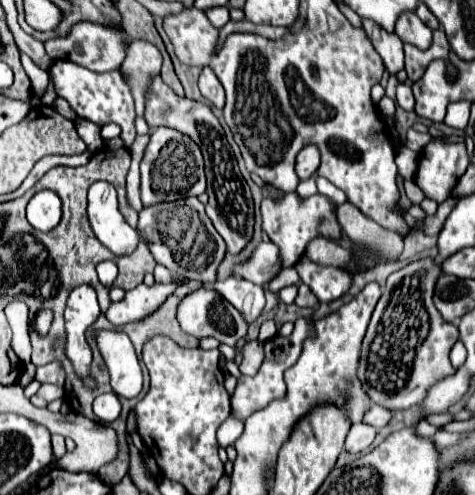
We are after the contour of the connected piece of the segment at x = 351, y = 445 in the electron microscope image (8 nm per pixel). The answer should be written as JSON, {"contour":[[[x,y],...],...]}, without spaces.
{"contour":[[[363,422],[353,424],[349,434],[347,434],[345,448],[347,448],[347,452],[355,452],[355,454],[363,452],[363,450],[367,450],[373,444],[375,436],[377,436],[377,430],[371,428],[369,424],[363,424]]]}

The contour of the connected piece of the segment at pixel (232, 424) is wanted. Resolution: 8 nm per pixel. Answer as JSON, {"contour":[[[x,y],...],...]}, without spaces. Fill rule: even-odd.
{"contour":[[[229,414],[227,420],[225,420],[225,422],[219,426],[219,430],[217,430],[217,440],[219,440],[219,444],[221,444],[223,448],[231,446],[231,444],[243,434],[243,426],[245,426],[243,420],[239,420],[237,416]]]}

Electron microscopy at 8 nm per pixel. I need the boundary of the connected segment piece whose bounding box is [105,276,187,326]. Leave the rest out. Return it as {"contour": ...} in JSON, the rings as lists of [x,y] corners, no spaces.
{"contour":[[[179,276],[179,280],[173,284],[157,284],[157,282],[153,286],[139,284],[137,288],[129,290],[121,302],[111,304],[105,316],[113,326],[125,326],[131,322],[139,322],[151,316],[155,310],[159,310],[159,304],[163,304],[163,300],[167,300],[185,282],[187,280]]]}

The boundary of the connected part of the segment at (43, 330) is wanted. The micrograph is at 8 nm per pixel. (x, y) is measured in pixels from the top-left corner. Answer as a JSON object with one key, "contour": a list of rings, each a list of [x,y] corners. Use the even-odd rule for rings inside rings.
{"contour":[[[41,310],[41,312],[37,314],[37,318],[33,320],[33,328],[35,328],[35,332],[39,332],[39,334],[47,334],[47,330],[49,330],[49,326],[51,326],[51,320],[53,320],[51,310]]]}

